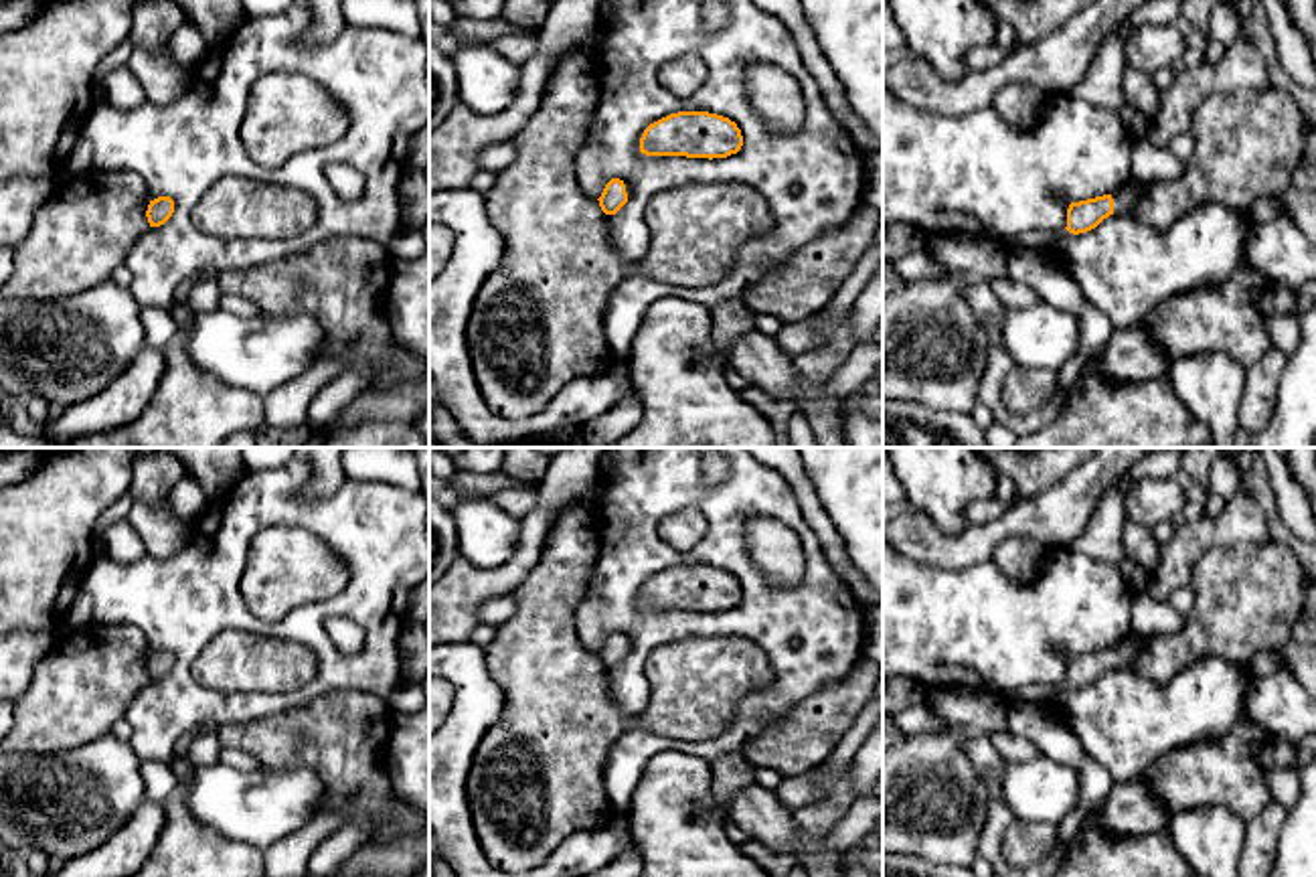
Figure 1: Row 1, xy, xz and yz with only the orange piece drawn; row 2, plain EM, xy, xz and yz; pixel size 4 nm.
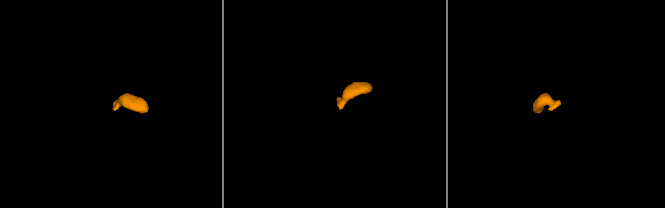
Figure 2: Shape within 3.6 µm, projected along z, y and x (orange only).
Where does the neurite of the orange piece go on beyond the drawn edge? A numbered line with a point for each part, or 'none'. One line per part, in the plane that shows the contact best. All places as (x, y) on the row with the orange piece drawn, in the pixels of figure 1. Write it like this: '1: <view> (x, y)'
1: yz (1124, 201)

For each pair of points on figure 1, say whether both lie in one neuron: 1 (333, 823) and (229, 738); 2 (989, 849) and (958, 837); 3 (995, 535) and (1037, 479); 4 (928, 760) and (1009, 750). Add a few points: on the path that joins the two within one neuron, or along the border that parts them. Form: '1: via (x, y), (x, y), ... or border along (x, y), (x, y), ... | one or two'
1: border along (320, 811), (337, 811), (347, 823) | two
2: border along (991, 801), (976, 853) | two
3: border along (1067, 476), (1025, 501) | two
4: border along (1005, 728), (989, 736) | two

